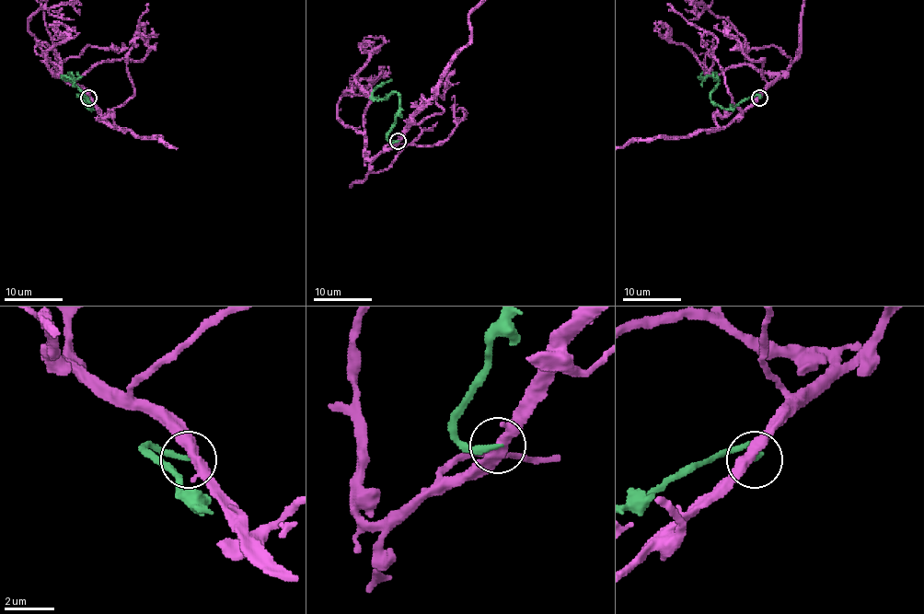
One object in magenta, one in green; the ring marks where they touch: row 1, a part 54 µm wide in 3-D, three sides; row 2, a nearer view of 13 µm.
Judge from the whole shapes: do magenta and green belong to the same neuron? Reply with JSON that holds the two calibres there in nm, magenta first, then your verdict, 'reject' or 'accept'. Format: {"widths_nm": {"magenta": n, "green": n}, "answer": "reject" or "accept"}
{"widths_nm": {"magenta": 420, "green": 240}, "answer": "reject"}

